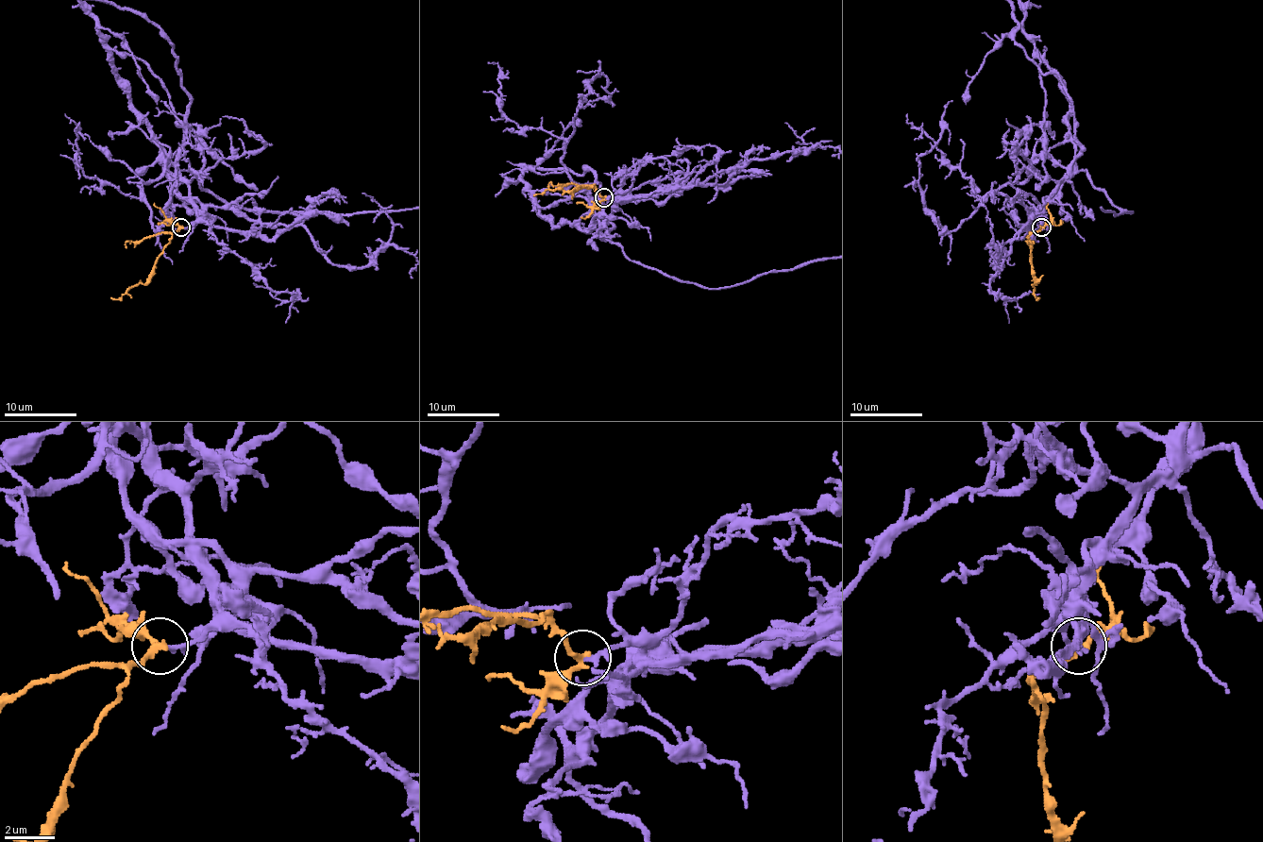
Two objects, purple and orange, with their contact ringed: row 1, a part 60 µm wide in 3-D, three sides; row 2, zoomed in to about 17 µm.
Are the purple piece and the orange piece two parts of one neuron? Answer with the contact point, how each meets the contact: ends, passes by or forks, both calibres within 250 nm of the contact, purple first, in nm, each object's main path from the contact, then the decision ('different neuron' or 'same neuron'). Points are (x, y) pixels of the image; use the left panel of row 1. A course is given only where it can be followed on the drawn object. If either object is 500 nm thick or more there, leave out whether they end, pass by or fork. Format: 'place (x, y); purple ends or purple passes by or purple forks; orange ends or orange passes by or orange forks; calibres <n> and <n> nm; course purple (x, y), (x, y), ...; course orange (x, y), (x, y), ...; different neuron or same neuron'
place (181, 227); purple ends; orange passes by; calibres 200 and 240 nm; course purple (181, 227), (194, 223), (197, 205), (181, 171), (248, 210), (413, 209); course orange (181, 227), (155, 264), (153, 276), (143, 284), (135, 284), (117, 299), (111, 297); same neuron

